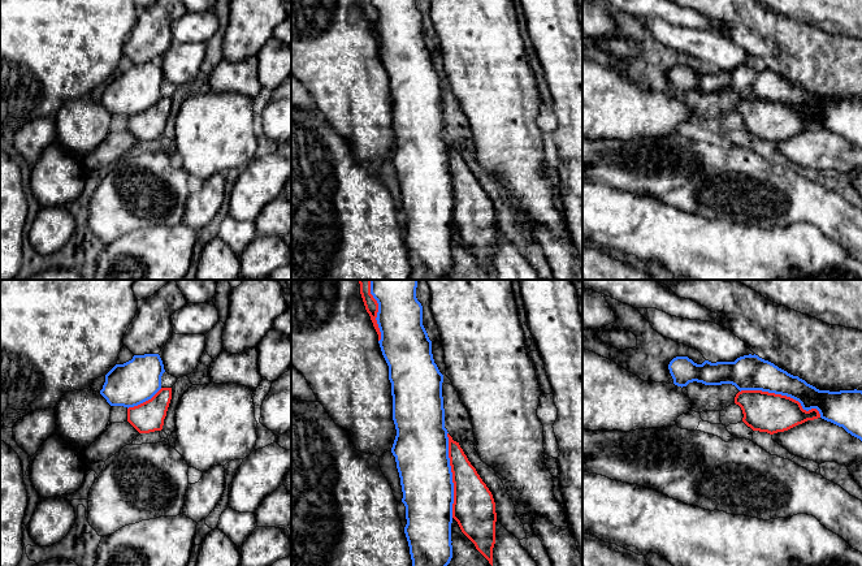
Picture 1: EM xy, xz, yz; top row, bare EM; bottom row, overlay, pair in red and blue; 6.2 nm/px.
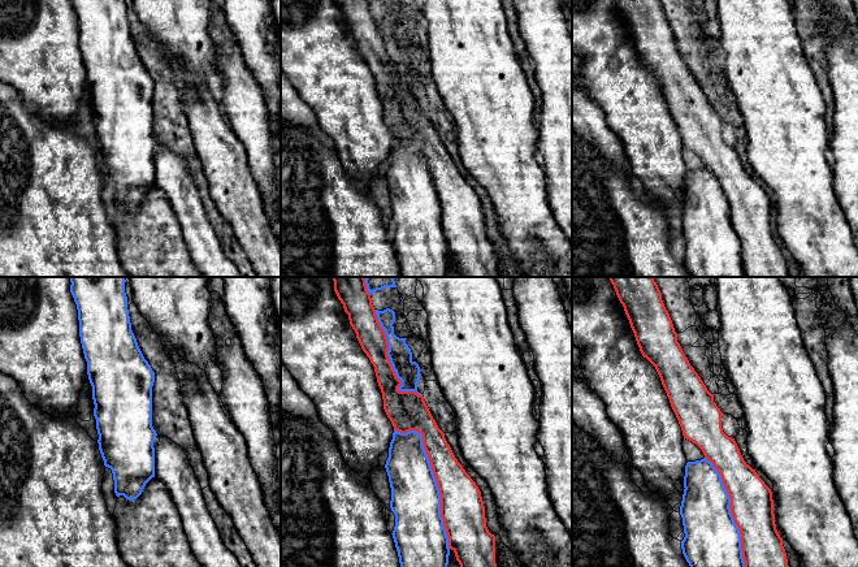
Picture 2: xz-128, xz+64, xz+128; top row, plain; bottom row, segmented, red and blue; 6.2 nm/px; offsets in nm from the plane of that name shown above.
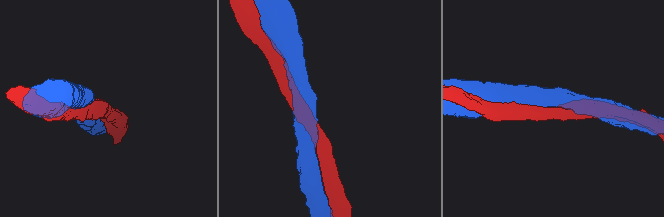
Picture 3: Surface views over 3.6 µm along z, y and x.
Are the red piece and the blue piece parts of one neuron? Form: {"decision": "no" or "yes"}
{"decision": "no"}

